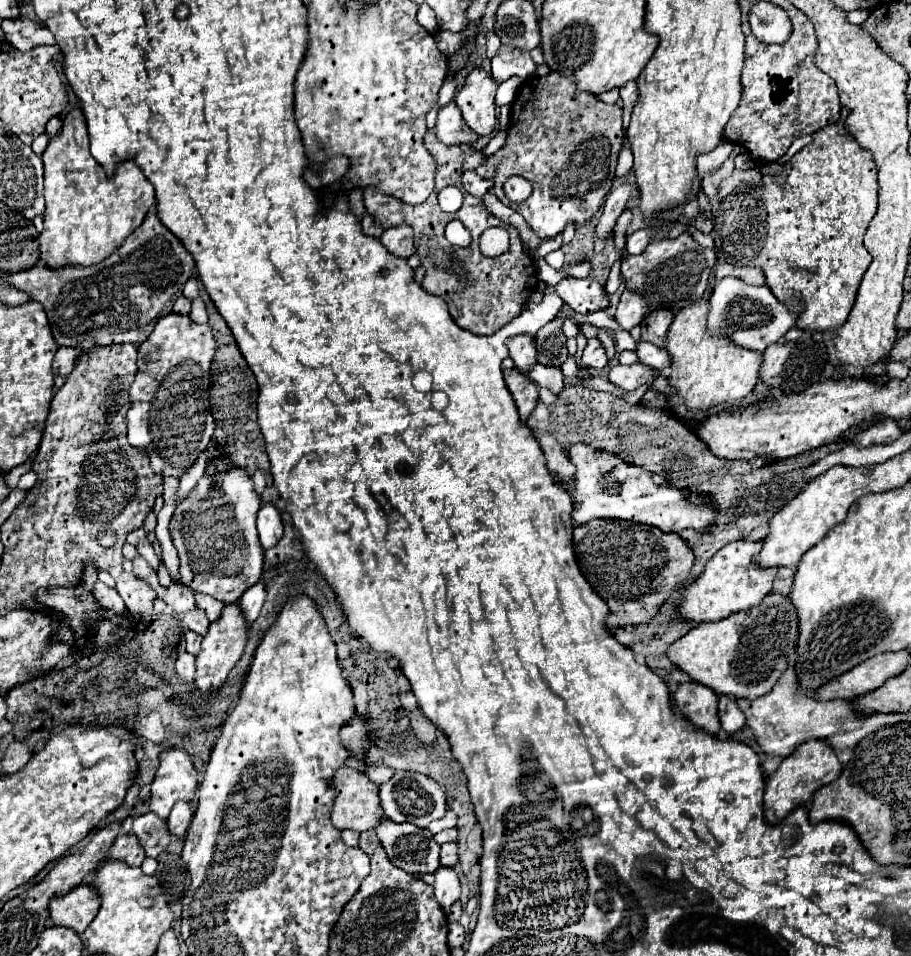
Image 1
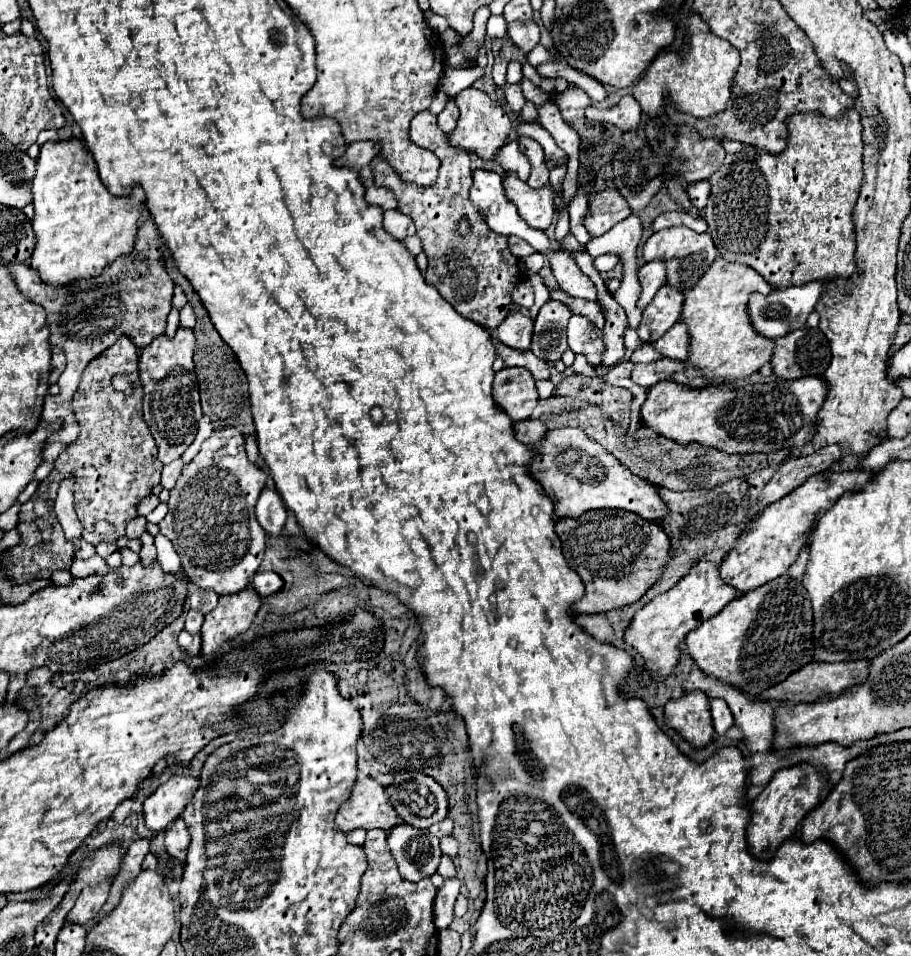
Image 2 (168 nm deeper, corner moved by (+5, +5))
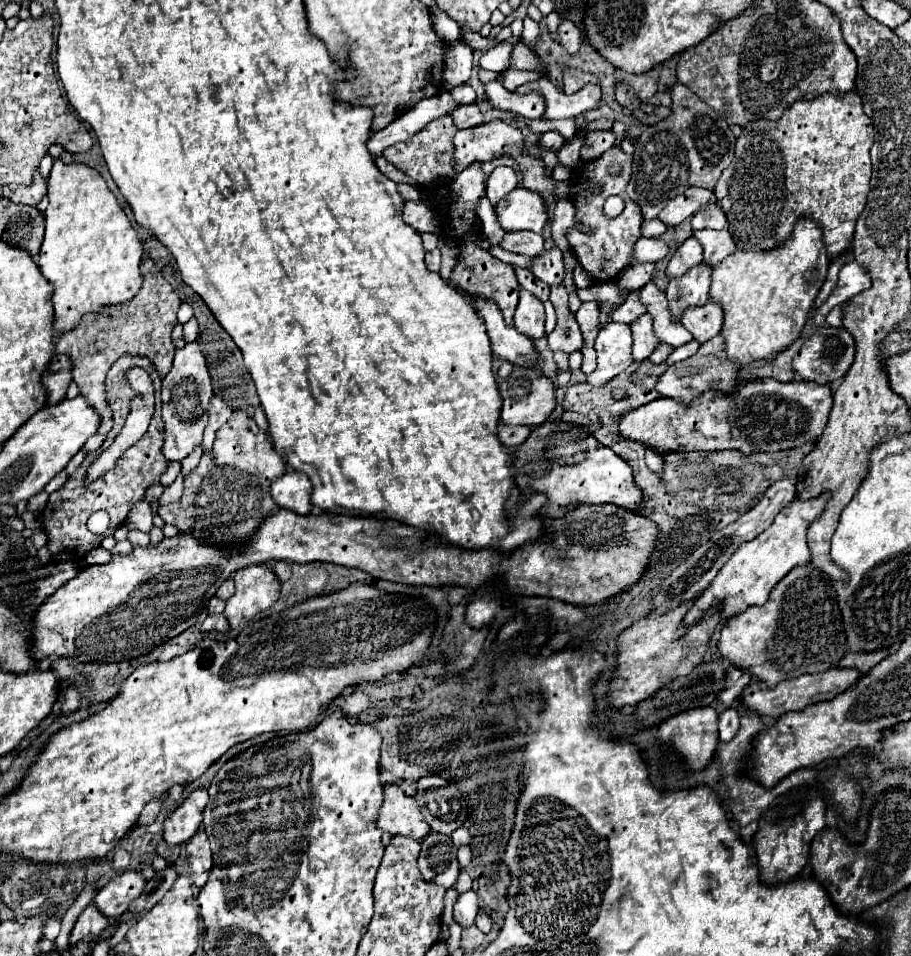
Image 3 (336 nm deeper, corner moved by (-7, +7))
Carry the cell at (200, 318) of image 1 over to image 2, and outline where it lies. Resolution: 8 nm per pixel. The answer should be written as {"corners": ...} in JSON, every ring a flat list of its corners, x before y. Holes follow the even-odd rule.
{"corners":[[187,303,183,309,181,309,181,321,179,321,179,325,181,327,195,327,195,311,193,311,193,307]]}

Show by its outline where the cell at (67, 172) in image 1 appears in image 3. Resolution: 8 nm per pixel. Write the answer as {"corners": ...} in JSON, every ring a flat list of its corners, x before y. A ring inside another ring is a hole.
{"corners":[[53,163,47,181,49,207,45,211,45,239,39,251,39,269,55,287,55,339,73,331,83,315,101,315,107,305,129,303,141,289,139,263,143,245,127,215,109,191,105,179,87,165]]}

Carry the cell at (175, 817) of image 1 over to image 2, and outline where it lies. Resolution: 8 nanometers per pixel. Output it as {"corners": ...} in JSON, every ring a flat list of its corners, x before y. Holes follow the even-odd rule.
{"corners":[[175,819,169,829,165,829,165,849,169,855,177,857,179,861,185,861,185,851,189,845,189,831,183,823,183,819]]}

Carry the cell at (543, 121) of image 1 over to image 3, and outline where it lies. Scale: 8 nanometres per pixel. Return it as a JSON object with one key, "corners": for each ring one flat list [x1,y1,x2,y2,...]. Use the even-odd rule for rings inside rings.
{"corners":[[523,187,513,189,507,197,493,205,499,225,505,233,515,231,533,231,541,233,547,223,547,207,537,197,537,193,527,191]]}

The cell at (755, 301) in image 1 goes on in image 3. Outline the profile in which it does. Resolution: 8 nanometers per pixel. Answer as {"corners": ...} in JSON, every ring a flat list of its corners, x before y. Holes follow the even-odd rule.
{"corners":[[849,261,841,273,839,273,839,287,833,291,833,297,829,297,829,301,825,305,821,305,821,311,817,311,813,315,813,323,817,327,821,327,825,323,825,317,827,313,835,307,835,305,841,305,845,301,849,301,851,297,863,293,865,289,871,287,871,277,869,277,869,271,865,267,861,267,857,261]]}

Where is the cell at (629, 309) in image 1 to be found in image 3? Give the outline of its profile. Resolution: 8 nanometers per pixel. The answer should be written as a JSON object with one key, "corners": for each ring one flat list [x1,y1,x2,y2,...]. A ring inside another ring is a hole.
{"corners":[[689,237,671,257,671,263,667,267,667,275,681,277,699,263,703,263,703,247,695,237]]}

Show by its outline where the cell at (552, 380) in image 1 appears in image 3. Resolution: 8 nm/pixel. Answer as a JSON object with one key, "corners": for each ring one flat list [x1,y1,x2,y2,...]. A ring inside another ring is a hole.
{"corners":[[473,297,473,307,487,327,491,349,497,357,525,367,537,367,541,363,533,341,519,333,515,327,505,325,497,303,487,301,485,297]]}

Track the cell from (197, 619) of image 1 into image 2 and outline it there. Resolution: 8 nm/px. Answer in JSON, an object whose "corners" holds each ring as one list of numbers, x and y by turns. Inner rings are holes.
{"corners":[[195,589,191,595,189,595,189,607,199,611,199,613,209,613,215,605,217,605,219,597,213,593,213,591,201,591,201,589]]}

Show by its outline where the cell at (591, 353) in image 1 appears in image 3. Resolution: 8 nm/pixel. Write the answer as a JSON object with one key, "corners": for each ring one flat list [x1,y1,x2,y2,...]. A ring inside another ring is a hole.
{"corners":[[645,313,643,317,631,323,631,329,633,329,633,357,635,361,643,361,661,343,661,339,653,331,653,317]]}

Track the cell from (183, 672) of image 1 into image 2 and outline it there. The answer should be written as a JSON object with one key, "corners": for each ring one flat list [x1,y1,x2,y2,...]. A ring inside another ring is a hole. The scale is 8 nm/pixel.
{"corners":[[181,631,179,633,179,647,189,655,189,657,195,657,199,655,199,649,201,649,201,637,199,635,189,635,187,631]]}

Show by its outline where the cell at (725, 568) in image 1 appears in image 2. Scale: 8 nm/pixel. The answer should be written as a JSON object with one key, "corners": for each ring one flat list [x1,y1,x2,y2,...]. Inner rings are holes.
{"corners":[[699,559,697,565,677,585,657,595,635,613,631,625,625,631,625,641,643,655,645,667,653,673,653,679,661,679,673,673,679,659,679,643,689,631,699,627,701,621,717,615,727,603,739,597,739,591,723,581,723,577,719,575,719,567,721,563]]}

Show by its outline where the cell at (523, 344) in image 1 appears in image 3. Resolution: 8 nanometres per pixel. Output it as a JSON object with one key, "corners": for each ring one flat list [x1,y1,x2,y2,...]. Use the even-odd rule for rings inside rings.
{"corners":[[521,291,519,305,513,317,513,325,517,331,531,339,539,339,545,335,545,309,543,303,529,291]]}

